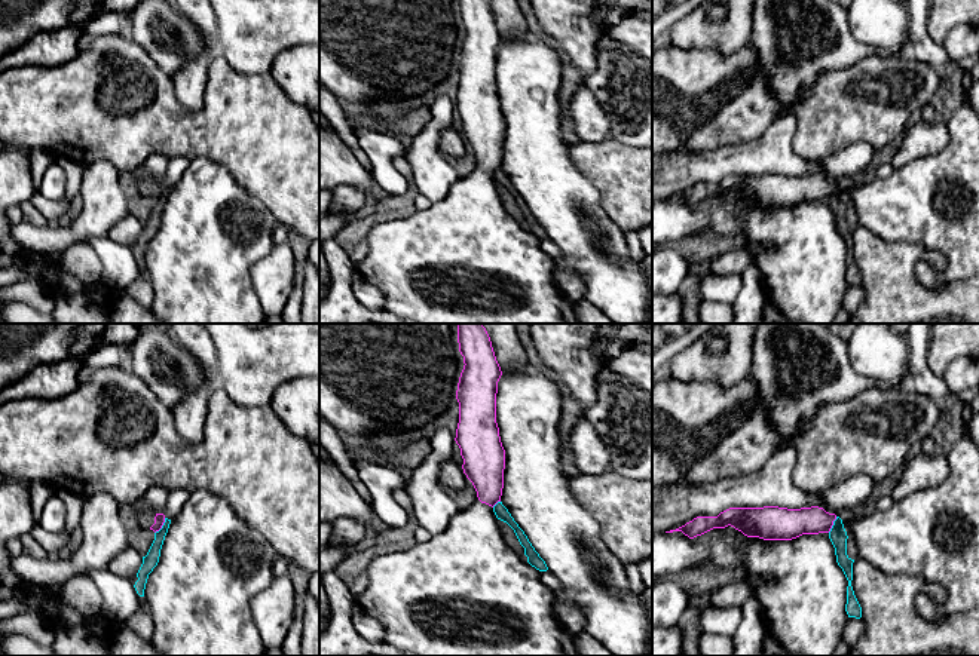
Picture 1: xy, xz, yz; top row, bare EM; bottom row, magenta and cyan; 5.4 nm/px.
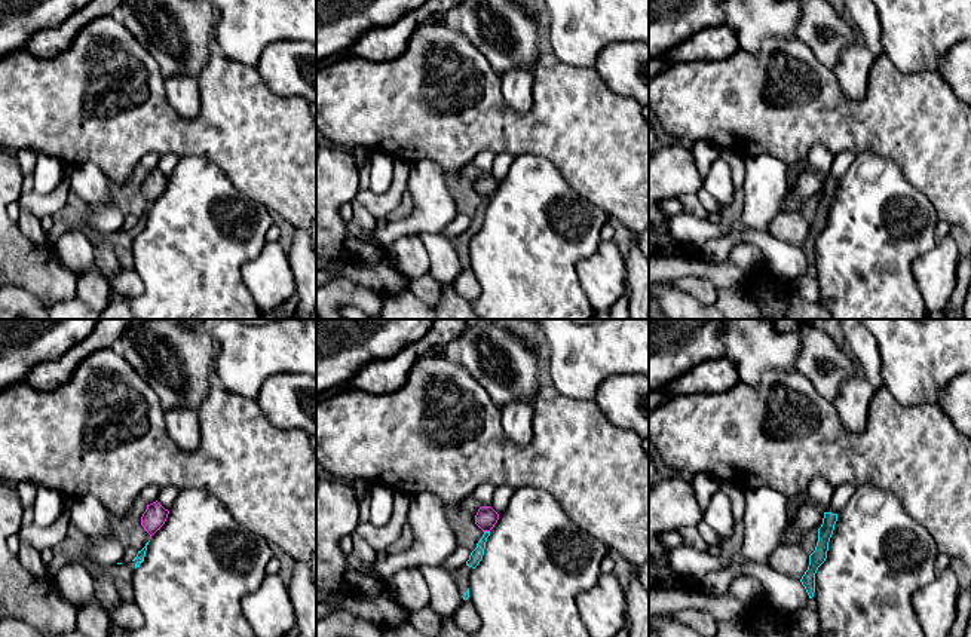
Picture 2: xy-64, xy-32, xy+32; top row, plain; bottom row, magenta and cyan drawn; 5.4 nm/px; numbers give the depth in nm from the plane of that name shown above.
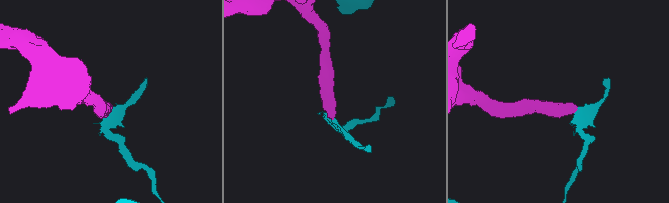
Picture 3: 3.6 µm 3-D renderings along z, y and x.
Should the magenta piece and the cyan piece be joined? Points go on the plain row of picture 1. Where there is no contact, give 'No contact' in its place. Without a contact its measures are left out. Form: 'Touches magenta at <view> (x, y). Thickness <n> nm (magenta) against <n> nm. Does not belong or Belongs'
Touches magenta at xy (162, 192). Thickness 60 nm (magenta) against 80 nm. Does not belong

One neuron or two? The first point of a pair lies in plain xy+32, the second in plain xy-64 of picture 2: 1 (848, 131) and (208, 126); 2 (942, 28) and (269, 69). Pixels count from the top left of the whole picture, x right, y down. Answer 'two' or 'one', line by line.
1: one
2: two

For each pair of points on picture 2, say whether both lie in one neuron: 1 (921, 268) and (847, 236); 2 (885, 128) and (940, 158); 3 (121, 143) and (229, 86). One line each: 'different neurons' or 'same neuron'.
1: different neurons
2: same neuron
3: same neuron

